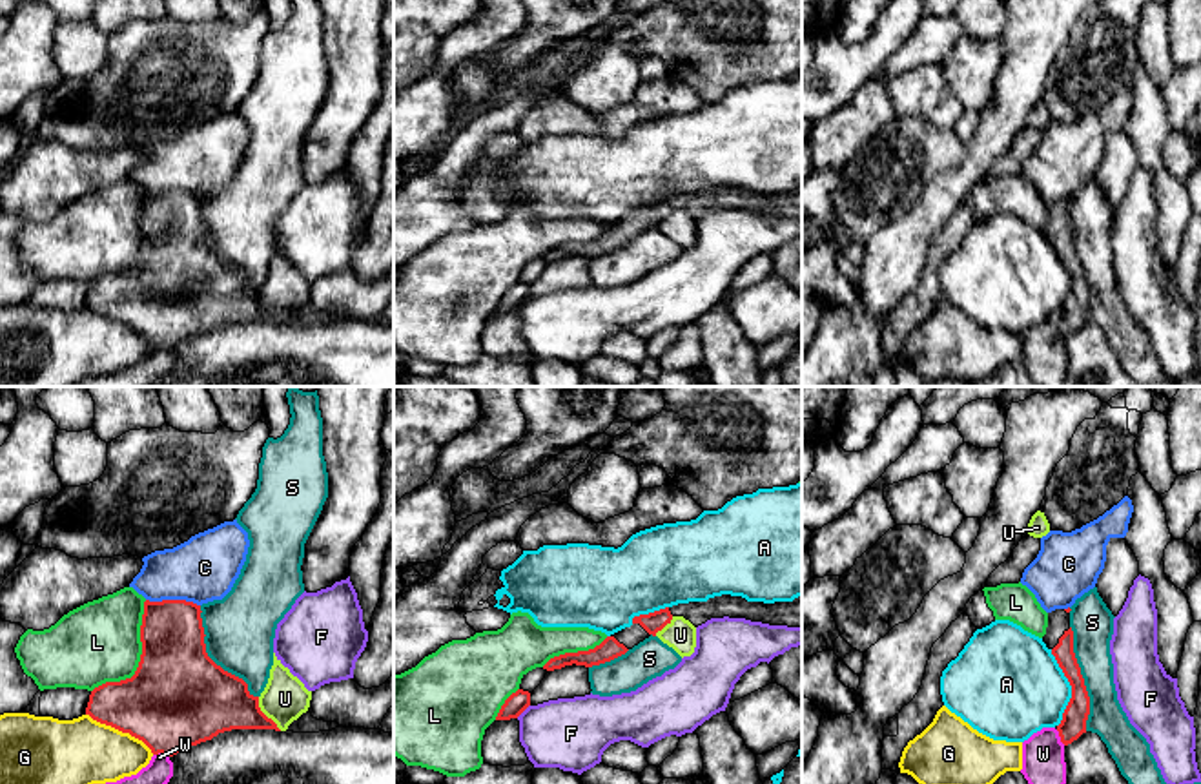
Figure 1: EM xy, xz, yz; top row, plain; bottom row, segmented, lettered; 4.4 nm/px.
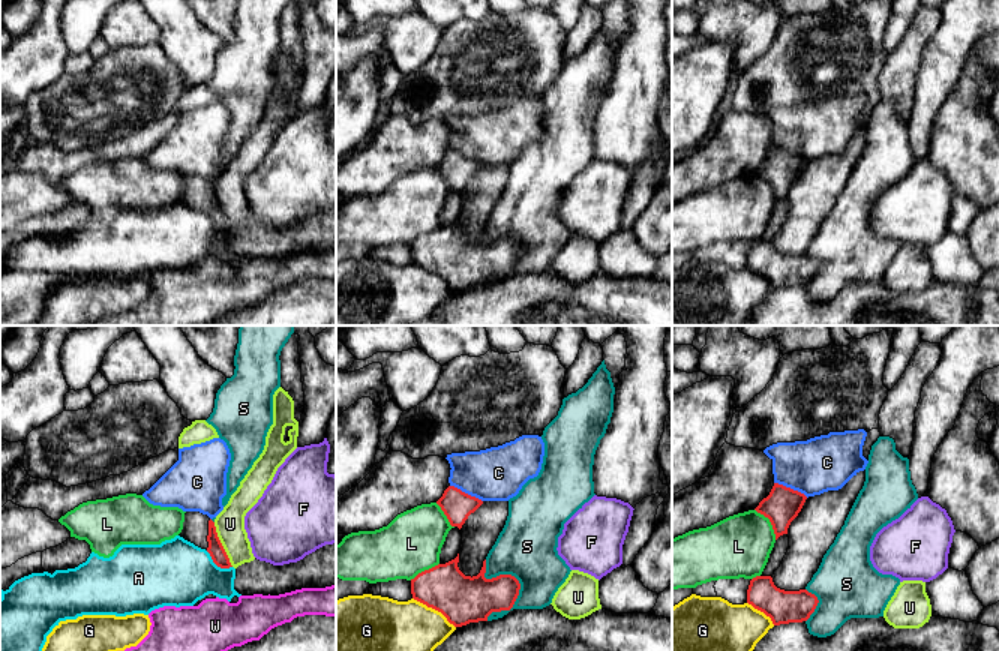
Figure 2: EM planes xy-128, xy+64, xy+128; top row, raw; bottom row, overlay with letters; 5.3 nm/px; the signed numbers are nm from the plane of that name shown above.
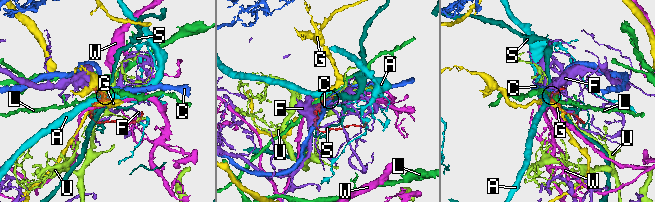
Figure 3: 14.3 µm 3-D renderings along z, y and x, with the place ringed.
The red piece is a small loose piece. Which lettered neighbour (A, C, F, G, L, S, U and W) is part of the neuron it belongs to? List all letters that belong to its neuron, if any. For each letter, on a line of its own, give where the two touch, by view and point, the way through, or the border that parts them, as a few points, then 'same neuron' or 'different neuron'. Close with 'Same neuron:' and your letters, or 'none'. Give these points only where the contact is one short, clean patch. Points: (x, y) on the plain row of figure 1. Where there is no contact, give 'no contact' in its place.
A: meets red in yz at (1072, 279); different neuron
C: meets red in xy at (174, 192); different neuron
F: meets red in xz at (522, 303); different neuron
G: meets red in xy at (121, 321); different neuron
L: meets red in xy at (141, 250); different neuron
S: meets red in xy at (208, 248); different neuron
U: meets red in xy at (263, 305); different neuron
W: meets red in xy at (161, 343); different neuron
Same neuron: none

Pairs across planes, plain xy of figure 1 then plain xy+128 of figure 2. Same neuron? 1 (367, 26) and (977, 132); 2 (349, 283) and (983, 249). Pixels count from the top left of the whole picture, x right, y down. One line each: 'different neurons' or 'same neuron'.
1: same neuron
2: different neurons

